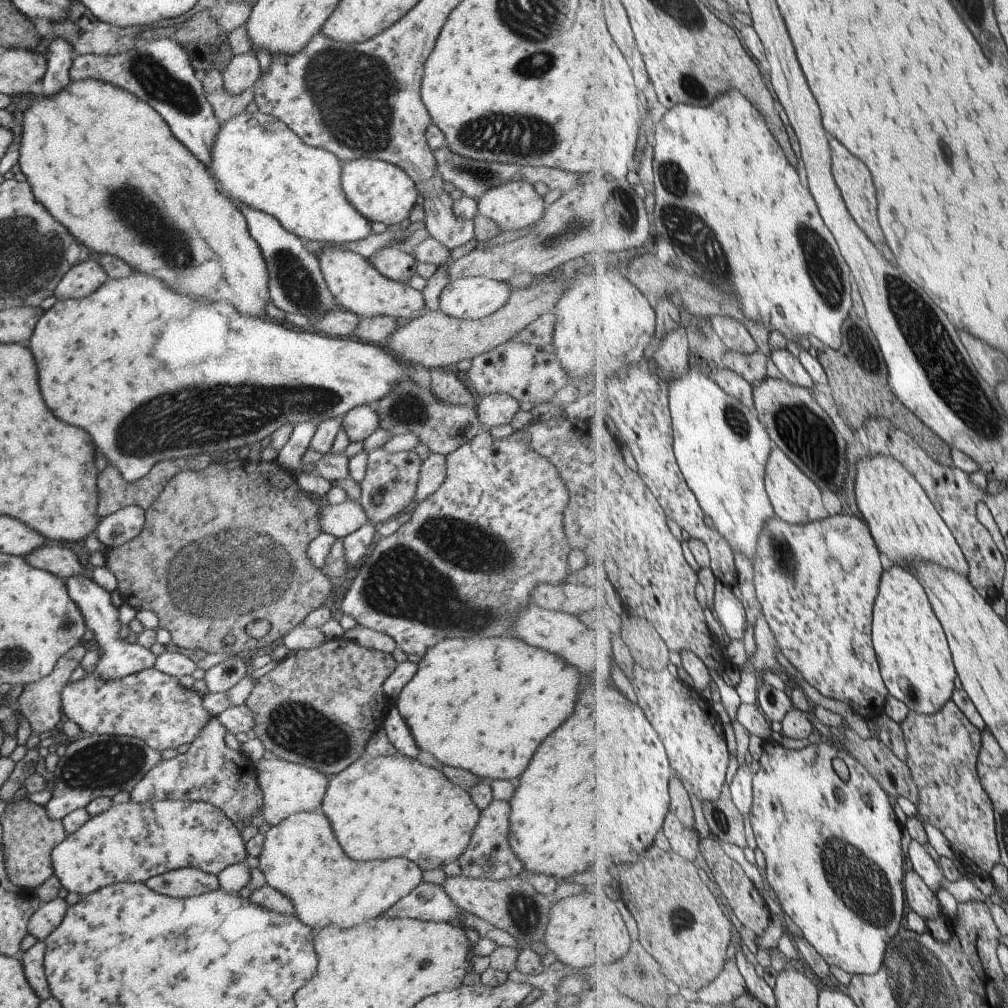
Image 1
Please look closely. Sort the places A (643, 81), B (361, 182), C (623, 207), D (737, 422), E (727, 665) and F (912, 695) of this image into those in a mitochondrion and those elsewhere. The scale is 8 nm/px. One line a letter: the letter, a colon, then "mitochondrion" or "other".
A: other
B: other
C: mitochondrion
D: mitochondrion
E: other
F: other

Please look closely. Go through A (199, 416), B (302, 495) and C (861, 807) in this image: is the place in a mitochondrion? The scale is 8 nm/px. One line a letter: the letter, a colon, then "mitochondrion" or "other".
A: mitochondrion
B: other
C: other

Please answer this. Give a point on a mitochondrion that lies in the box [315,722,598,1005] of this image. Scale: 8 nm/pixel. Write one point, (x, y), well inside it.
(522, 914)

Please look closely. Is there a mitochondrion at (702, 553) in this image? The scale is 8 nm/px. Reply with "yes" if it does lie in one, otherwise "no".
no

